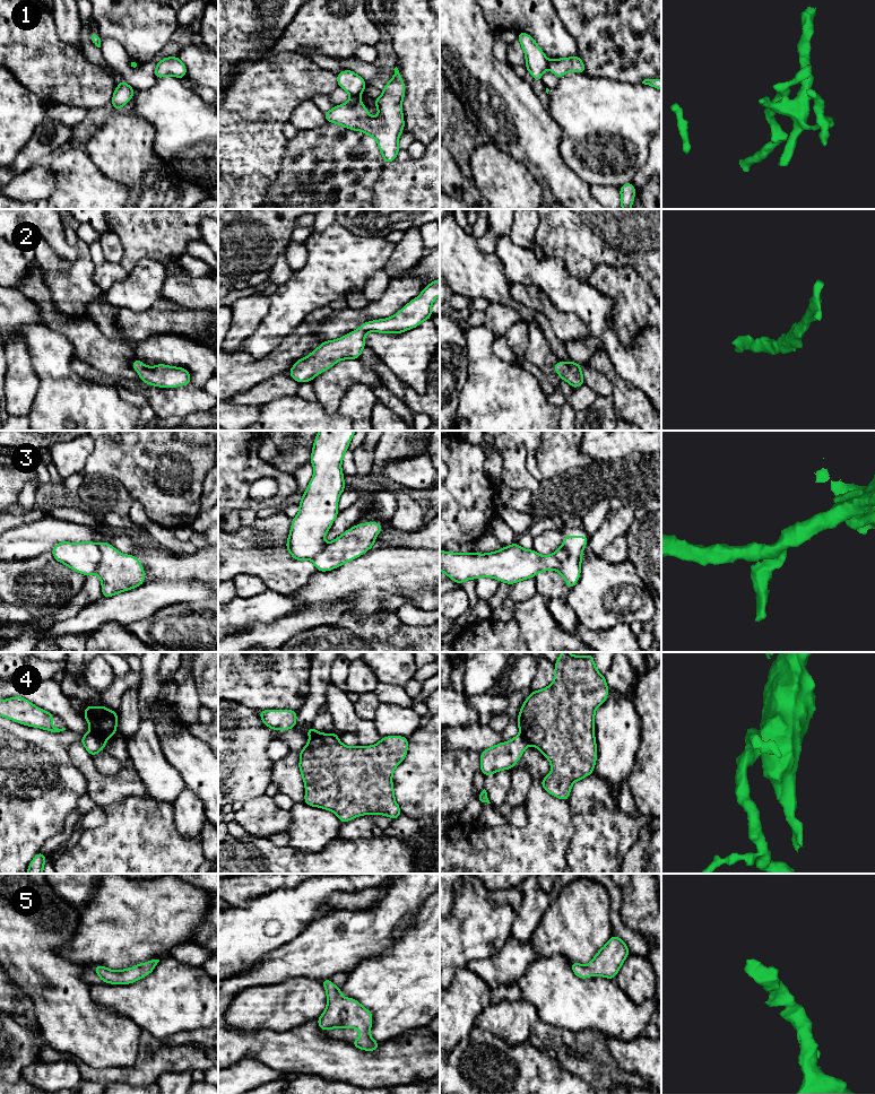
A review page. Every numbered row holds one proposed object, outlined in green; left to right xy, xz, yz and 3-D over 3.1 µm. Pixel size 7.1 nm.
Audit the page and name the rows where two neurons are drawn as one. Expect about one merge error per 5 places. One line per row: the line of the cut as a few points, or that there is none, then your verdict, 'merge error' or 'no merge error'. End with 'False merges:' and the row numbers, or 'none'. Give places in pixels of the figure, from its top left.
1: cut xz (351, 95), (358, 96); merge error
2: cut none; no merge error
3: cut xy (97, 544), (101, 550), (101, 559), (94, 572); merge error
4: cut xy (89, 731), (94, 732), (104, 743); merge error
5: cut none; no merge error
False merges: 1, 3, 4

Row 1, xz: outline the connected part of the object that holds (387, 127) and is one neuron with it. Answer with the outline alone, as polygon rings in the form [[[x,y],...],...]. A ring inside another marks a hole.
[[[398,68],[393,70],[395,75],[385,84],[382,95],[373,101],[379,110],[376,118],[369,114],[359,96],[350,96],[347,103],[324,112],[328,122],[373,137],[378,141],[385,165],[396,159],[400,150],[398,139],[405,127],[401,104],[405,97],[405,84]]]

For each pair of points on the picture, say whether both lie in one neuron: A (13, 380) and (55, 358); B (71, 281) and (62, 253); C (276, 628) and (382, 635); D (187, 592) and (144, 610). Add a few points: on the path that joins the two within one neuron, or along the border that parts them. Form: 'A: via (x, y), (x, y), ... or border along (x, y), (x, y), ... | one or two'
A: border along (26, 344), (32, 368), (39, 381), (35, 396) | two
B: border along (51, 249), (60, 260), (60, 268), (67, 271) | two
C: border along (330, 624), (304, 630), (288, 640) | two
D: via (176, 592), (161, 593), (154, 600) | one

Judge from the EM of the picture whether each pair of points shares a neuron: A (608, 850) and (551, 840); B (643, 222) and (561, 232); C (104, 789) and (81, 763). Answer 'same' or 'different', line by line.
A: different
B: same
C: same

